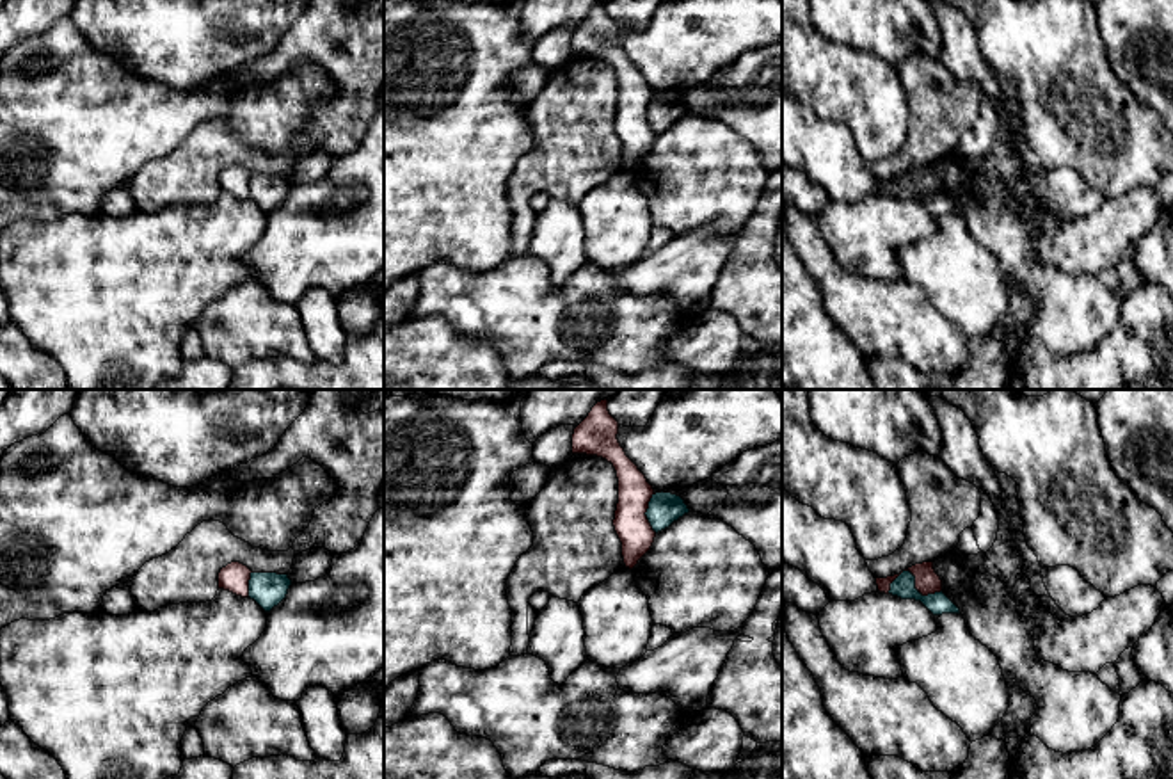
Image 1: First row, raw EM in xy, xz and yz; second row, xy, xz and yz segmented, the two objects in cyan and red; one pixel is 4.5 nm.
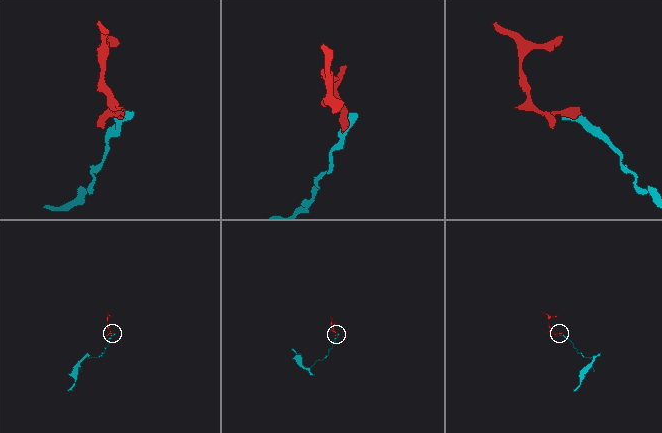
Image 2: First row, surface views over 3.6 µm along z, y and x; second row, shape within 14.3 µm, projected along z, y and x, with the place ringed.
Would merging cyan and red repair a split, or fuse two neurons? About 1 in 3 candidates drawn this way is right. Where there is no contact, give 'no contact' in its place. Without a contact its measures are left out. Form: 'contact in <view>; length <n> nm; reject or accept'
contact in yz; length 240 nm; reject

